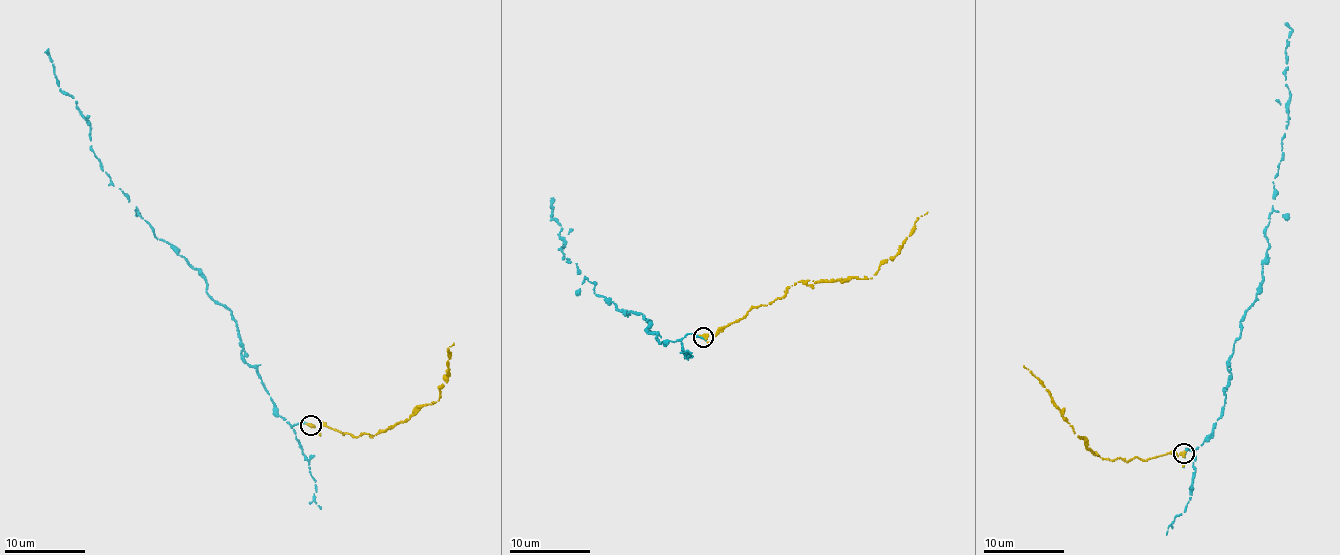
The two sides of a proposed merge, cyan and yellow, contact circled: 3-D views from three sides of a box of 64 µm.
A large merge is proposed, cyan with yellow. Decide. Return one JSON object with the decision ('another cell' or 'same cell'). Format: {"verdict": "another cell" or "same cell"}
{"verdict": "same cell"}

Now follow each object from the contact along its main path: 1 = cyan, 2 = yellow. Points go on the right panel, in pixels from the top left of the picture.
1: (1183, 454), (1209, 437), (1220, 413), (1228, 360), (1261, 286), (1290, 95), (1286, 39), (1292, 30), (1285, 23)
2: (1183, 454), (1172, 453), (1128, 461), (1099, 457), (1075, 434), (1053, 396), (1023, 366)

